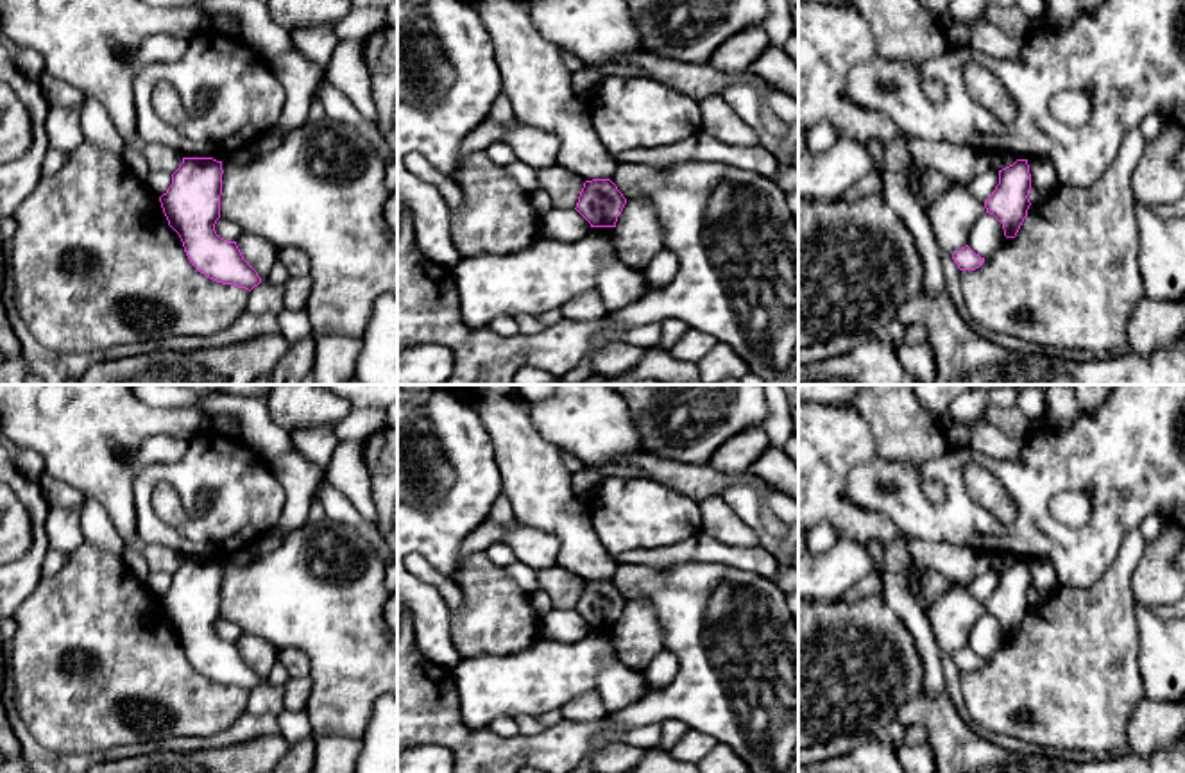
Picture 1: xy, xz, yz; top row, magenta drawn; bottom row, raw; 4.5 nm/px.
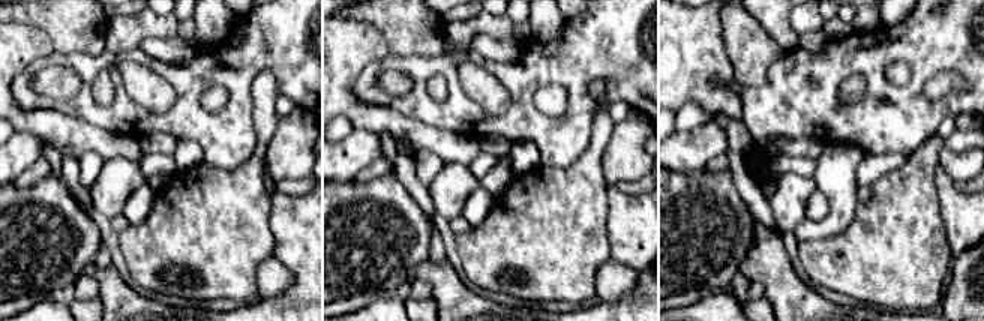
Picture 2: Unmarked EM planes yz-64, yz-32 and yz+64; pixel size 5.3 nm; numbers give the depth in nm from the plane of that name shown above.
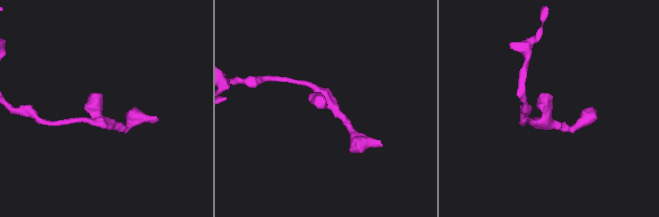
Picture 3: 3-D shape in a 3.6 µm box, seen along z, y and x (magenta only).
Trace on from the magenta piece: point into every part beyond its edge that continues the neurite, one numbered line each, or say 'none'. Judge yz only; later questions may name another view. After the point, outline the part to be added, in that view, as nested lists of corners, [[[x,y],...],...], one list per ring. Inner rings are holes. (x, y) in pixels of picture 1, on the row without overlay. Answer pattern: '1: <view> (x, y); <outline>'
none

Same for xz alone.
none

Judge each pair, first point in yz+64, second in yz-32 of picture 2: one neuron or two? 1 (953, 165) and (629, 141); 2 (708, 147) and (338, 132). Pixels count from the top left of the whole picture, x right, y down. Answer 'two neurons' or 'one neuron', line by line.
1: one neuron
2: two neurons

